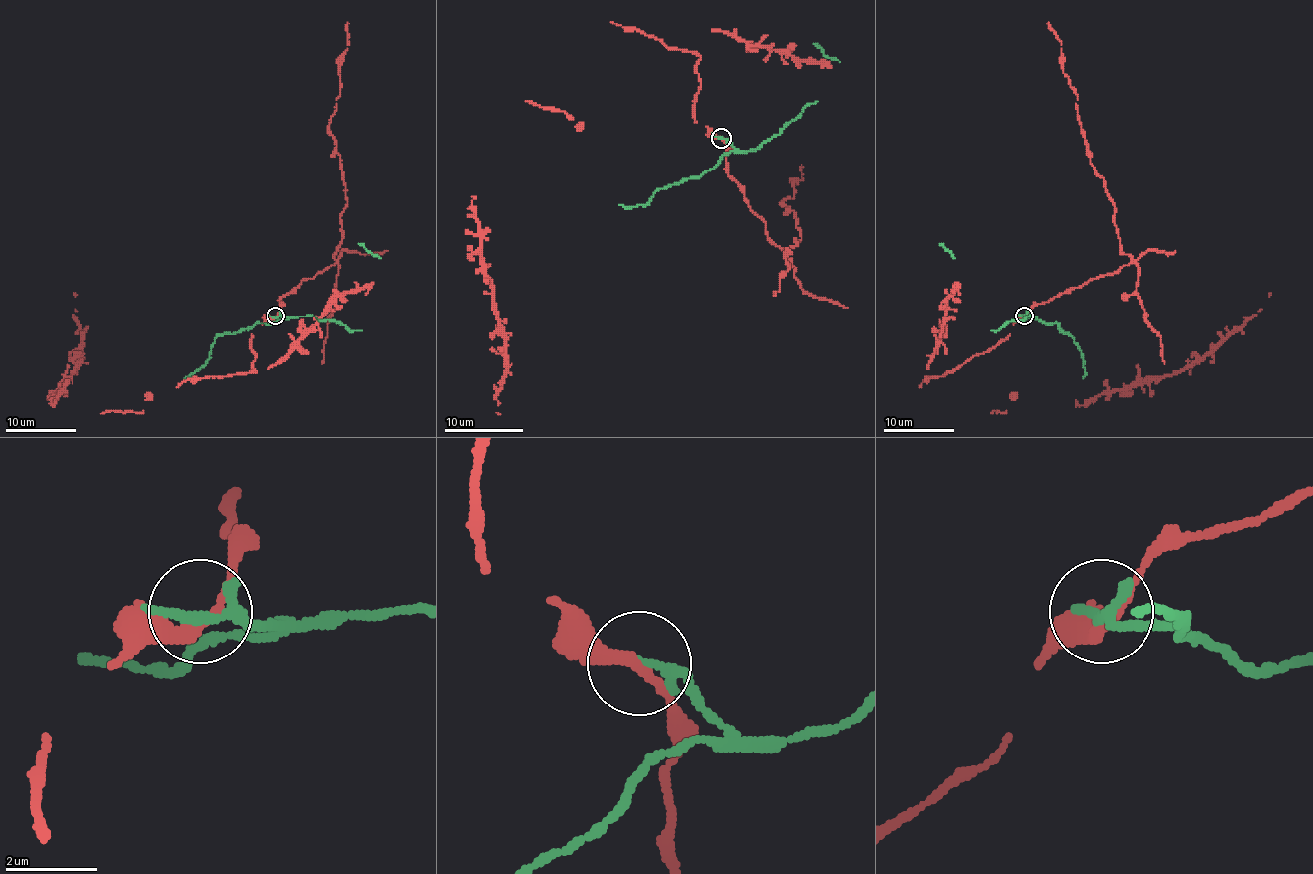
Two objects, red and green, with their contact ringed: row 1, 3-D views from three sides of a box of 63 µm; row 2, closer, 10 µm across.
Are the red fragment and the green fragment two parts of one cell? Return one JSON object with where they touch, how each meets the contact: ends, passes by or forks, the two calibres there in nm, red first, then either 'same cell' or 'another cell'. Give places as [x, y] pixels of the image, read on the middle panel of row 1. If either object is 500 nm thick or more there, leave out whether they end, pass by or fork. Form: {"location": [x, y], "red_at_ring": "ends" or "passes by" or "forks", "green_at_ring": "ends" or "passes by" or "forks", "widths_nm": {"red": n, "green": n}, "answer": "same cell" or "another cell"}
{"location": [721, 138], "red_at_ring": "passes by", "green_at_ring": "forks", "widths_nm": {"red": 240, "green": 160}, "answer": "another cell"}

